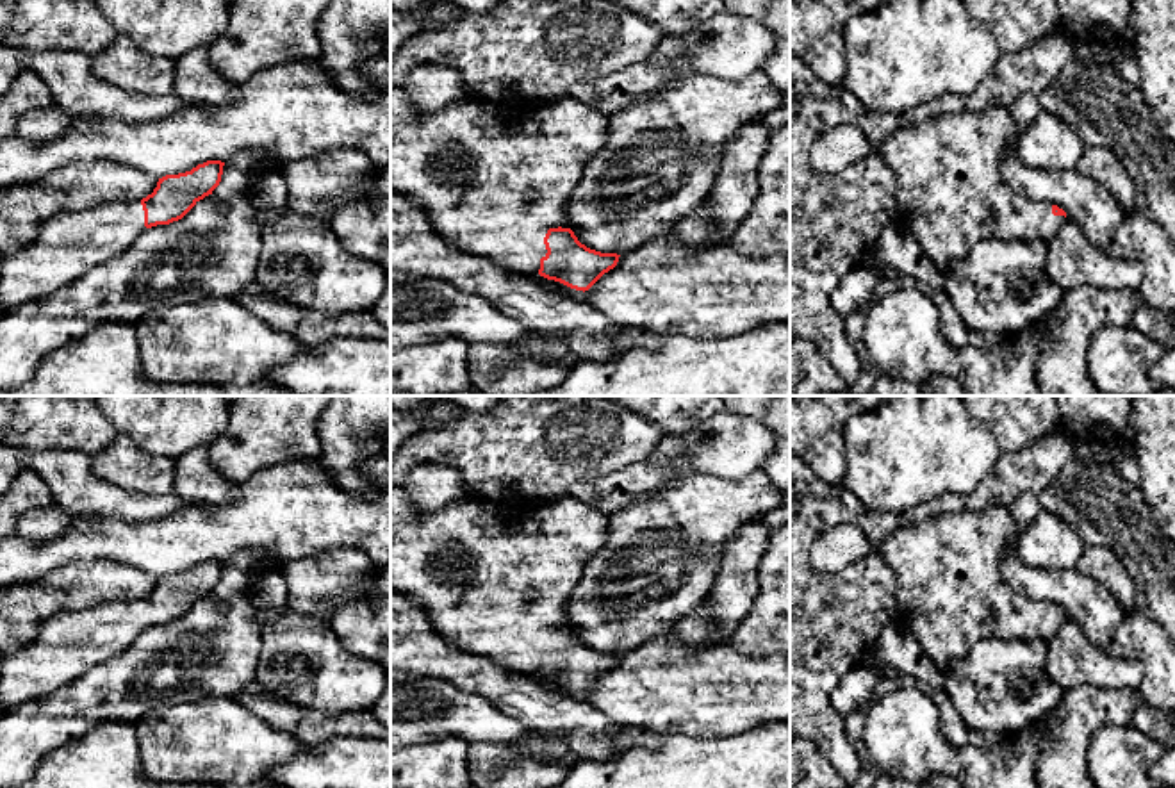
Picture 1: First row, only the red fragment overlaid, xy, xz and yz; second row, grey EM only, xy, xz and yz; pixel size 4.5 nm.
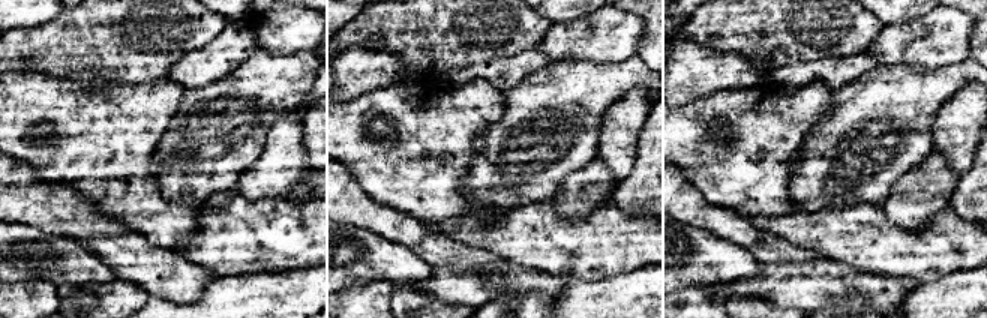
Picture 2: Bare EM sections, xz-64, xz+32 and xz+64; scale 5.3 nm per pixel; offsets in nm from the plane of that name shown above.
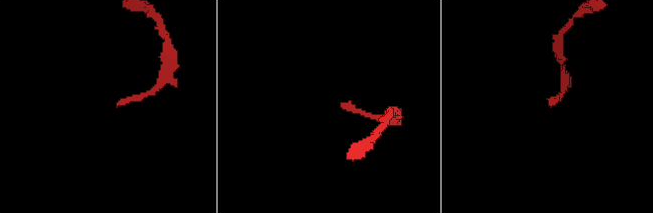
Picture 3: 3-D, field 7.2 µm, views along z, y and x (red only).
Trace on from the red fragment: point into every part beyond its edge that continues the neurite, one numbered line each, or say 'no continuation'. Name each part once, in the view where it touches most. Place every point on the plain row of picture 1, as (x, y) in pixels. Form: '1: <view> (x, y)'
1: xz (493, 578)

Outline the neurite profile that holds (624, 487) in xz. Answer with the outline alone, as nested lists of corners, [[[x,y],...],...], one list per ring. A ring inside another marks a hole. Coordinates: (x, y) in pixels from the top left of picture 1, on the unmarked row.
[[[676,456],[667,464],[640,462],[610,476],[574,485],[565,497],[587,501],[610,515],[690,474],[692,469],[685,456]]]

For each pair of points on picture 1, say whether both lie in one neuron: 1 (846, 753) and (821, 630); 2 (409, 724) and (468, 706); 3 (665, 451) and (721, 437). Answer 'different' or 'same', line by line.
1: same
2: same
3: same

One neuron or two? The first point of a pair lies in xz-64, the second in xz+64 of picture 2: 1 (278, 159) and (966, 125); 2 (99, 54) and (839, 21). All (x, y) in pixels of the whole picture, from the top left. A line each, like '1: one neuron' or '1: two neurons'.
1: one neuron
2: one neuron

